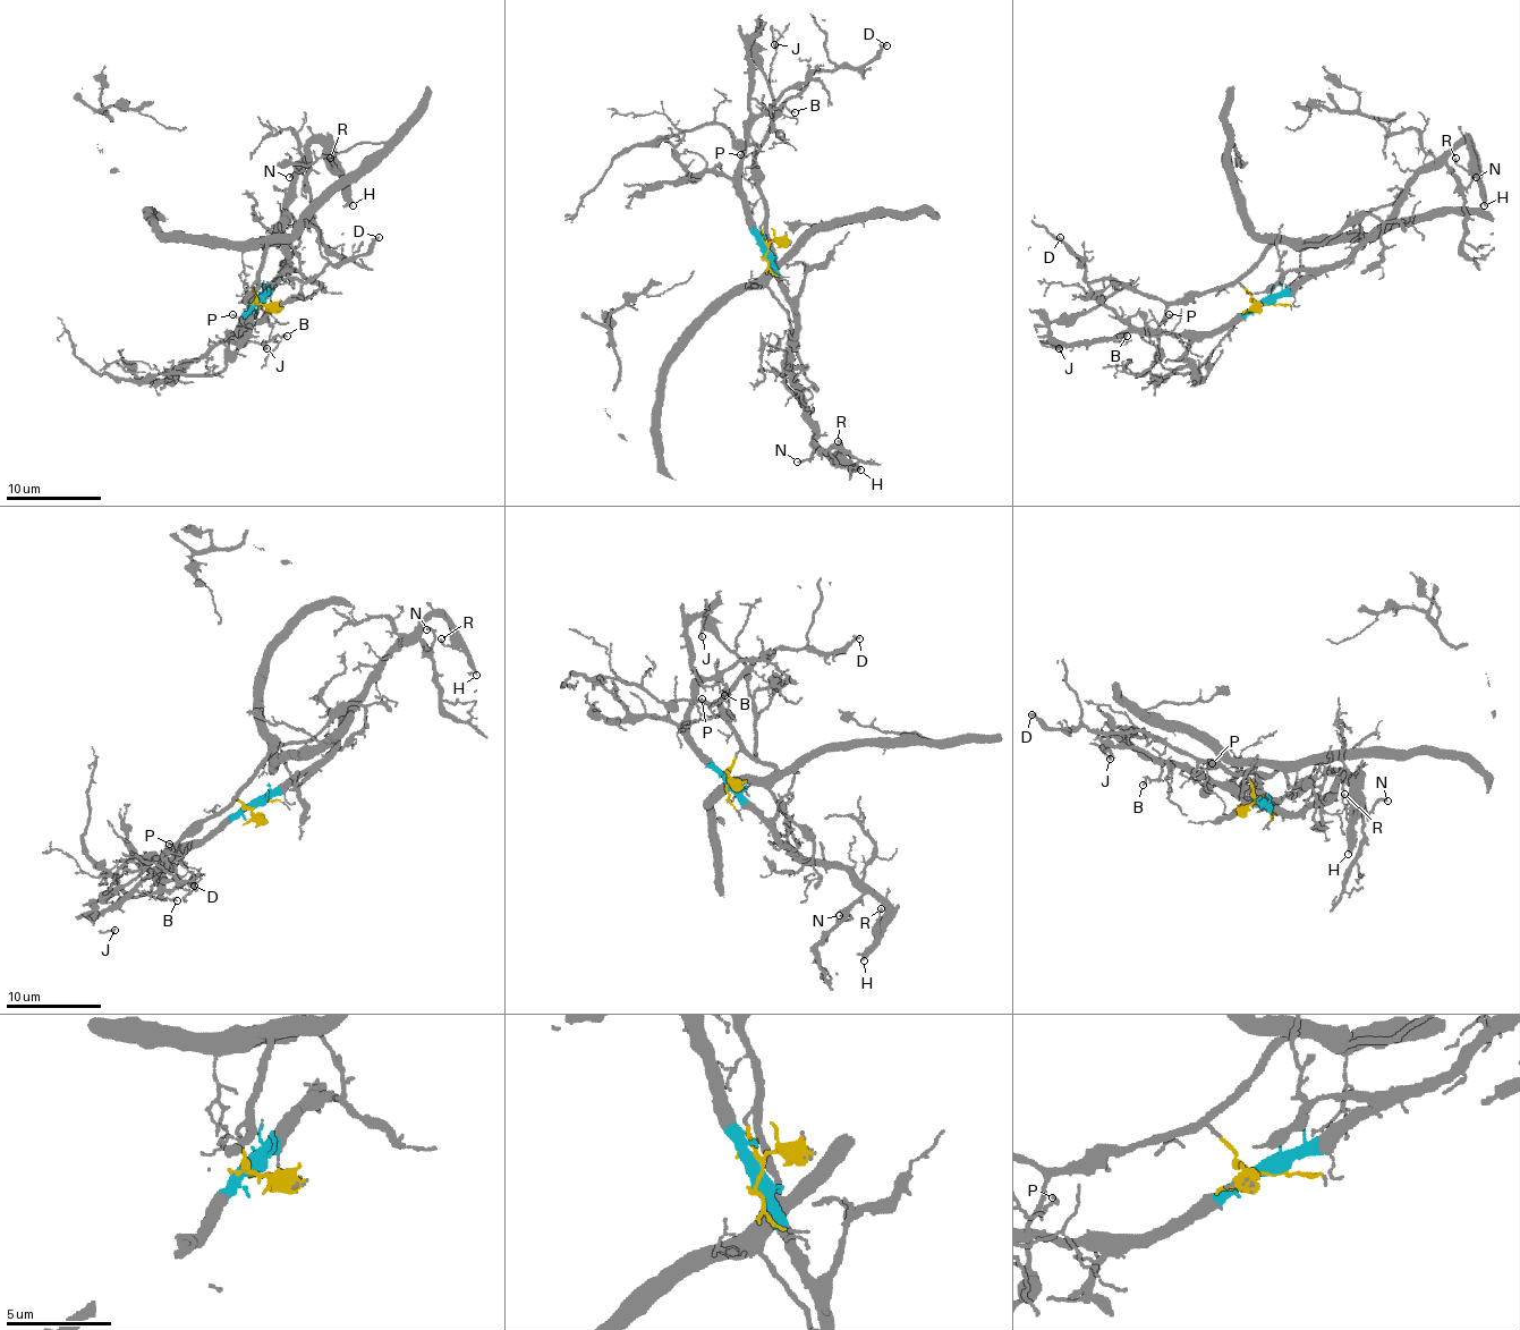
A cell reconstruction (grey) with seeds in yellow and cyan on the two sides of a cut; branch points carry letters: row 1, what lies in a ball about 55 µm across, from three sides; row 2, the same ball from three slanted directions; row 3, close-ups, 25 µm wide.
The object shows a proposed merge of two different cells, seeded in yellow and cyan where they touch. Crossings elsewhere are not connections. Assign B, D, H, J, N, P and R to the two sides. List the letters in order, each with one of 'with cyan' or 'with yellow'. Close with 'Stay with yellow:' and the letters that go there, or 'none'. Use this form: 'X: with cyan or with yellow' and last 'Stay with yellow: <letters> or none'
B: with cyan
D: with yellow
H: with cyan
J: with cyan
N: with cyan
P: with yellow
R: with cyan
Stay with yellow: D, P

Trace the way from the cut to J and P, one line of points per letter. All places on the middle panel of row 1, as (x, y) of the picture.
J: (765, 252), (742, 187), (749, 104), (749, 40), (765, 24), (773, 28), (775, 45)
P: (765, 252), (769, 244), (761, 230), (765, 206), (758, 189), (756, 150), (745, 157), (739, 154)

